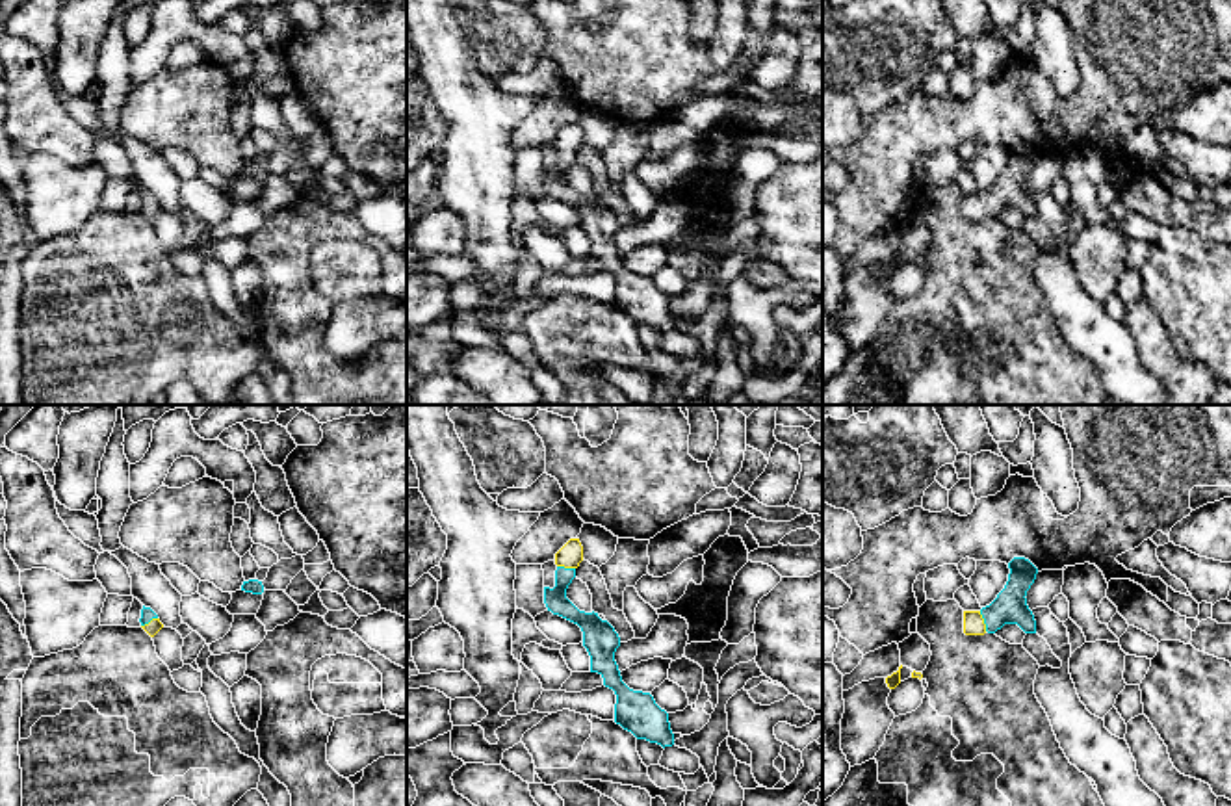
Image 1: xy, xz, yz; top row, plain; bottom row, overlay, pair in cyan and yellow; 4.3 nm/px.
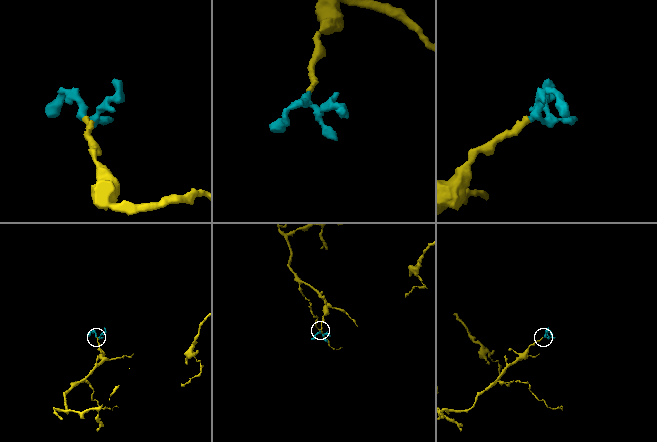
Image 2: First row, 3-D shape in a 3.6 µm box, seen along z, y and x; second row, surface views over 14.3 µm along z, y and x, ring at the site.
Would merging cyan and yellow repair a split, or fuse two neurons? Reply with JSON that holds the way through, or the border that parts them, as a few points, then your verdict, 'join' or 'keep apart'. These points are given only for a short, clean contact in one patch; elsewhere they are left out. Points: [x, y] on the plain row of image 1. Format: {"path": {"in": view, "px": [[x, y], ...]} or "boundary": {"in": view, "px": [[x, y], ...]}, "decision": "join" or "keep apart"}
{"path": {"in": "yz", "px": [[1010, 190], [984, 205], [973, 208]]}, "decision": "join"}

